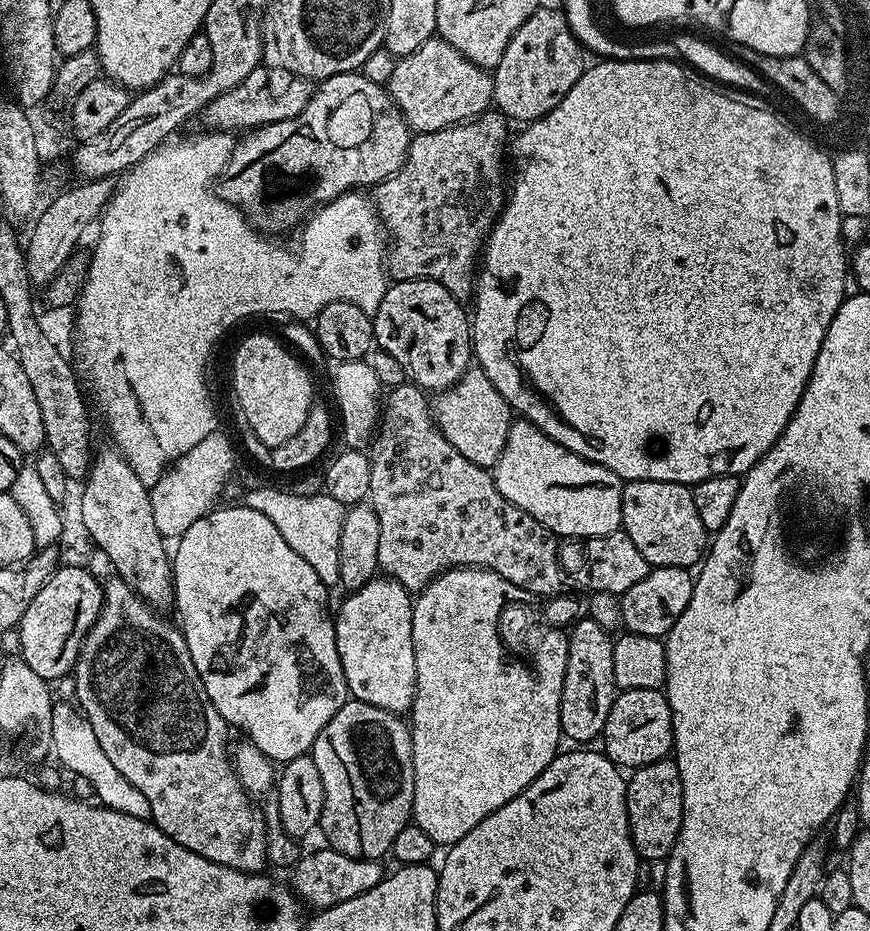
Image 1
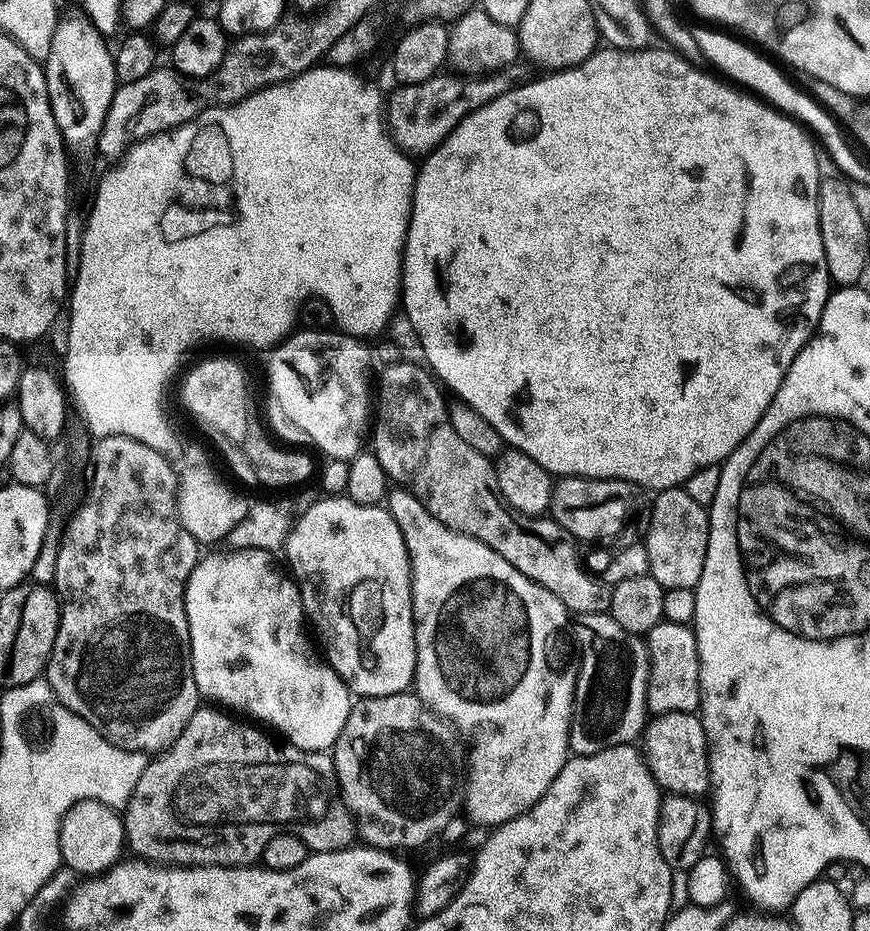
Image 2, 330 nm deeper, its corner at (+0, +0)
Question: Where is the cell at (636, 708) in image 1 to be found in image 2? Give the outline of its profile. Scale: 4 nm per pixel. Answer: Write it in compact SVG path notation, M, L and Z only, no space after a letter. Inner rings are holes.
M675 712L674 714L662 714L652 716L647 721L642 733L642 752L646 757L646 763L652 771L652 777L665 793L673 796L703 797L704 791L710 788L710 771L708 760L708 738L704 733L704 727L699 715L690 712Z

